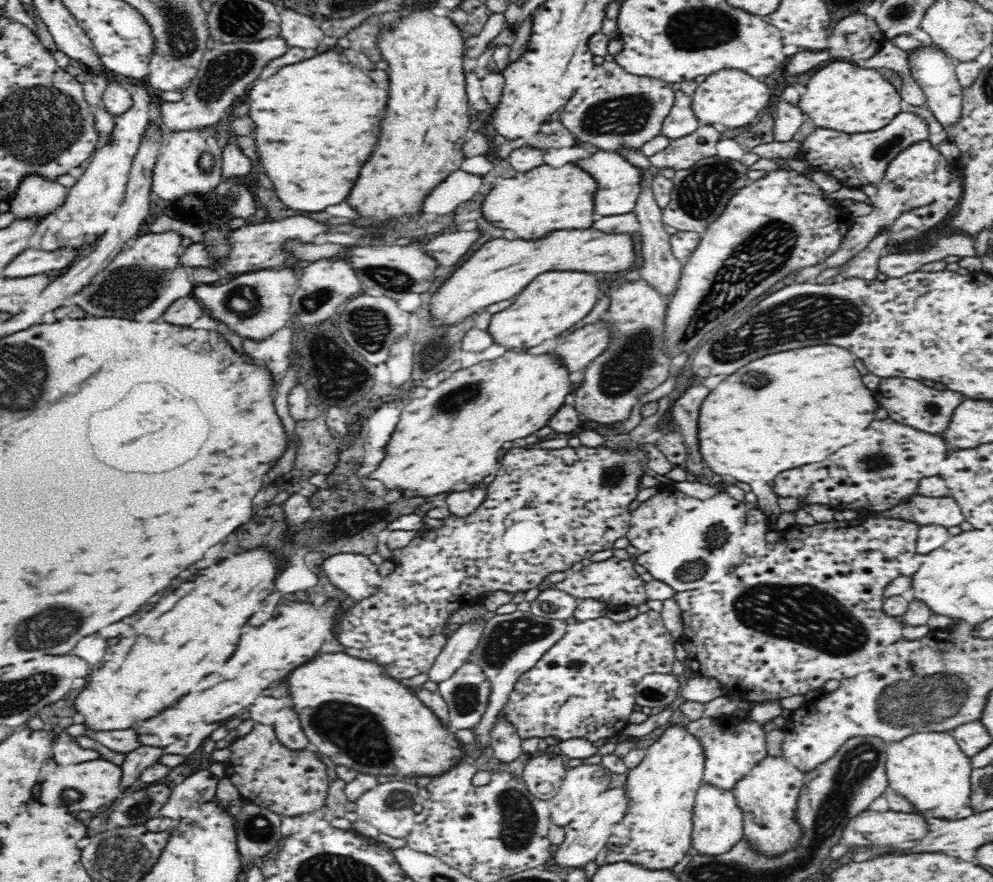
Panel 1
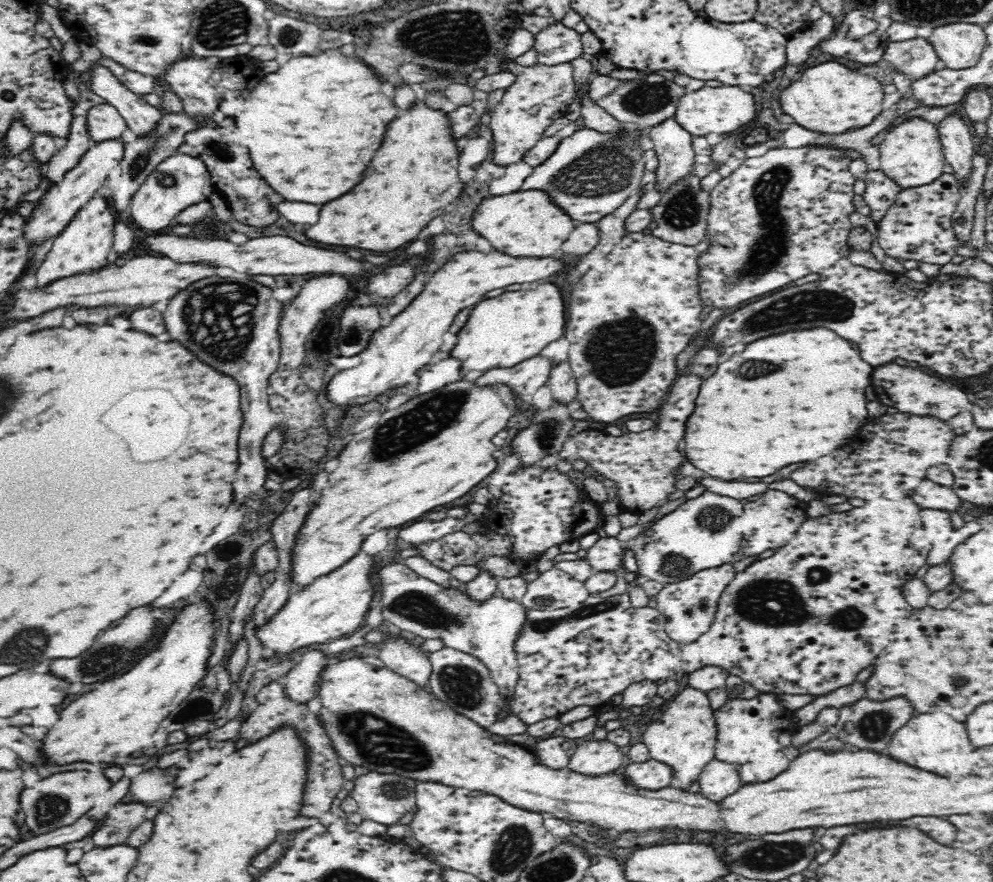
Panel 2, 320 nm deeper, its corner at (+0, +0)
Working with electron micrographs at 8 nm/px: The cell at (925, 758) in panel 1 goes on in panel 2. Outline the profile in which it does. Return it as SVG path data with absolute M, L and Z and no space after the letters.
M942 711L914 714L904 726L901 726L892 735L888 744L888 754L892 758L898 758L910 766L948 776L968 776L974 768L974 746L970 744L965 722L960 722Z

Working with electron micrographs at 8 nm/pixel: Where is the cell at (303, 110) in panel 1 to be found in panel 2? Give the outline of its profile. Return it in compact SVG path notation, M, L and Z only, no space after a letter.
M328 50L320 56L292 58L280 70L266 74L250 92L250 102L238 116L236 128L250 148L254 168L278 194L294 202L326 204L350 192L364 178L364 170L396 116L398 108L380 92L380 80L366 64L342 56L338 50Z

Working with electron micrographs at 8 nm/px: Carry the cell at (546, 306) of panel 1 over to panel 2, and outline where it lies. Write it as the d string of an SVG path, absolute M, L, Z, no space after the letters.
M538 284L532 290L508 290L502 296L482 298L471 308L466 324L458 330L457 343L450 349L449 356L460 361L462 379L472 371L510 368L538 356L542 348L562 338L566 314L560 288L554 284Z

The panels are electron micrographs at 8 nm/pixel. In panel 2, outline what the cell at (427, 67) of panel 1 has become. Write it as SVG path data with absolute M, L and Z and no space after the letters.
M416 102L414 108L410 108L404 116L398 116L394 122L390 122L384 144L366 168L364 180L342 198L324 204L320 210L320 220L306 230L306 236L318 244L352 246L374 252L390 252L414 240L432 218L440 216L442 210L460 196L464 188L456 170L458 150L454 140L447 114L442 110L431 110L424 102Z

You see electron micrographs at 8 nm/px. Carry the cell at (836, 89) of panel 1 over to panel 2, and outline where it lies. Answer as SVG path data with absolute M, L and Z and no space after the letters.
M824 62L804 70L802 78L792 82L780 92L782 110L812 132L821 134L843 134L850 128L862 128L874 121L874 118L886 110L888 97L883 86L866 76L848 70L838 62Z

